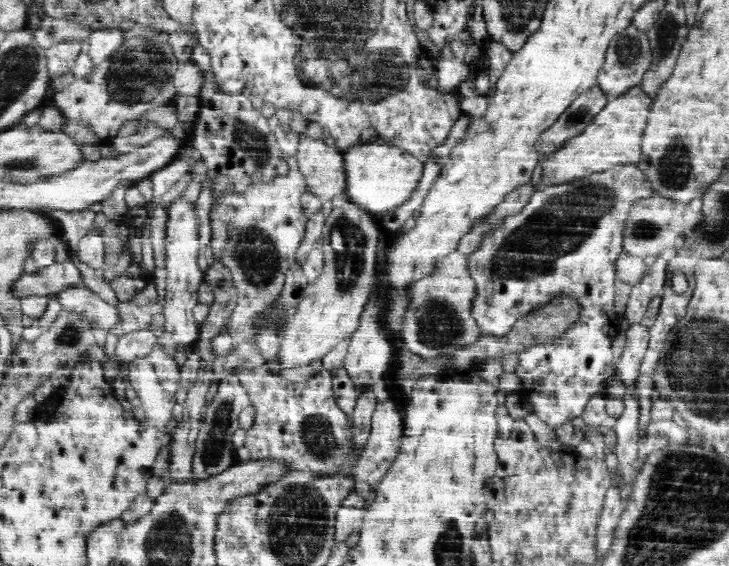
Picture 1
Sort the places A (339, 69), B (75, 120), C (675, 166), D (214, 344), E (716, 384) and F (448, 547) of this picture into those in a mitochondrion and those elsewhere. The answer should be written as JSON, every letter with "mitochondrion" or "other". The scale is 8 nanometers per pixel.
{"A":"mitochondrion","B":"other","C":"mitochondrion","D":"other","E":"mitochondrion","F":"mitochondrion"}

